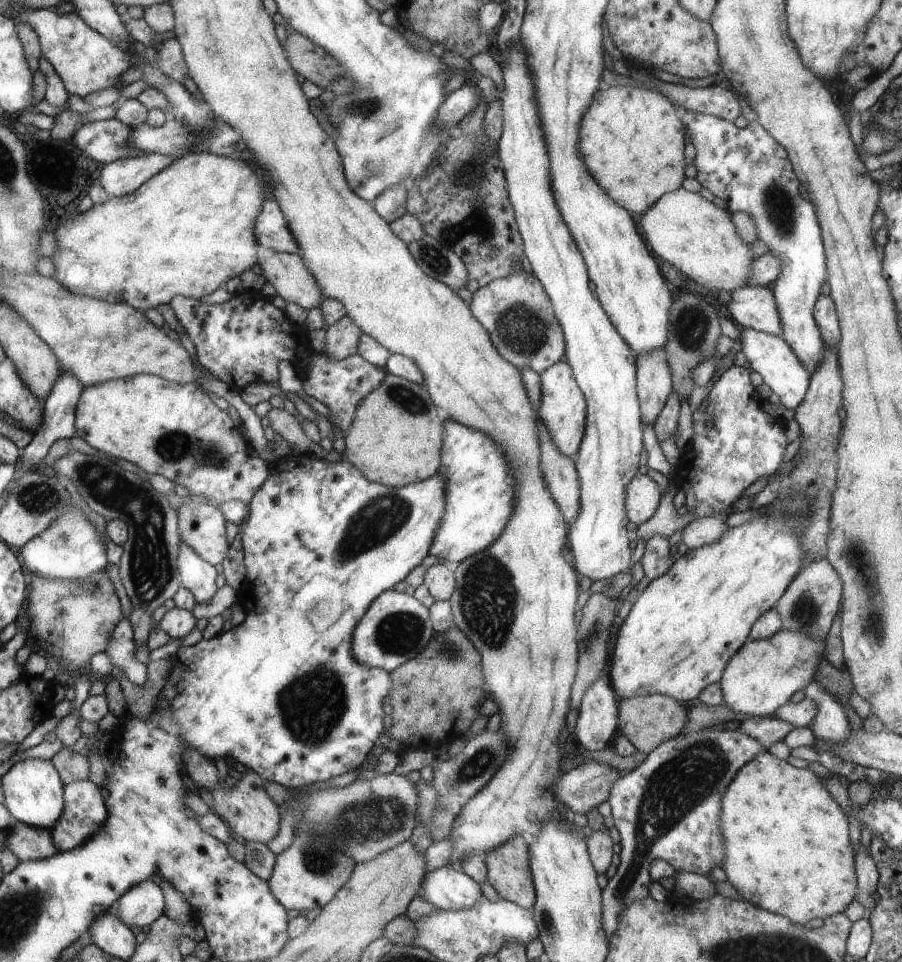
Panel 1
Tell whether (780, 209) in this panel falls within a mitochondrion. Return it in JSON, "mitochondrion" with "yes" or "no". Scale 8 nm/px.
{"mitochondrion":"yes"}

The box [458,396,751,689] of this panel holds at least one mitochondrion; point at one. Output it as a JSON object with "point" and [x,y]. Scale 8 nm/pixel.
{"point":[596,630]}

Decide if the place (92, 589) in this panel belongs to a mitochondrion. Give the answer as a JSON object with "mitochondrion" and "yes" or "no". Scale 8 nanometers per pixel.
{"mitochondrion":"yes"}

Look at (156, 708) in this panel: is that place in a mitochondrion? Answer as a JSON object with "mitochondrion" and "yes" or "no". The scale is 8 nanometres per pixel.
{"mitochondrion":"no"}

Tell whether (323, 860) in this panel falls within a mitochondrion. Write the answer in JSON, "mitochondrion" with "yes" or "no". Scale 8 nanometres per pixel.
{"mitochondrion":"yes"}

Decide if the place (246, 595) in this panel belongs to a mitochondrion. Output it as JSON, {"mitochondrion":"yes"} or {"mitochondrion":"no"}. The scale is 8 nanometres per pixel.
{"mitochondrion":"no"}

